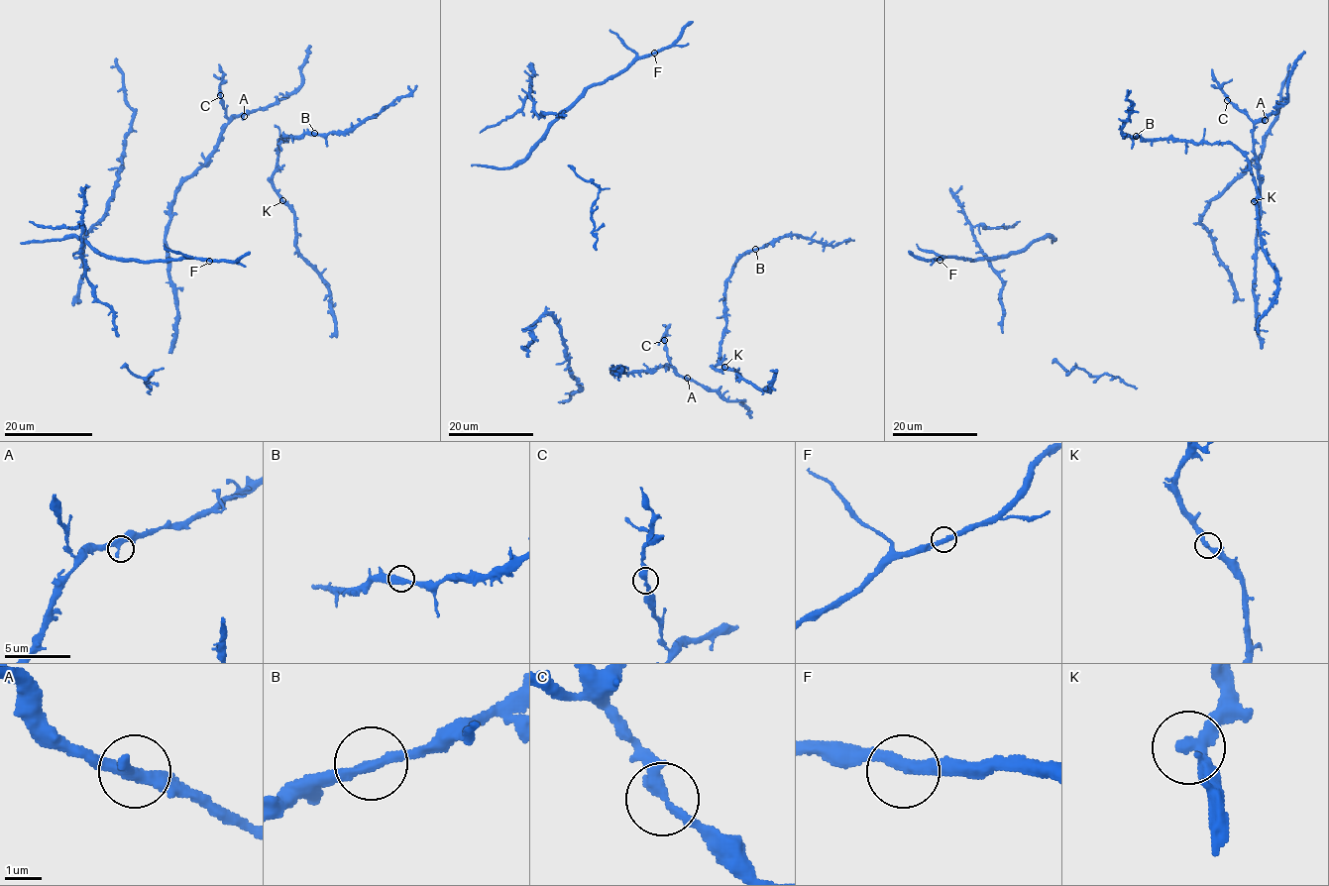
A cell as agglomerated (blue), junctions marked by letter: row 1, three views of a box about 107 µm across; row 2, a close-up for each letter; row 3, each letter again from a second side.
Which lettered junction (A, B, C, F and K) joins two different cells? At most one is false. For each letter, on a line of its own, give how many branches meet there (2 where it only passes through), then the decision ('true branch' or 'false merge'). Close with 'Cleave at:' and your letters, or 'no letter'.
A: 2 | true branch
B: 2 | true branch
C: 2 | true branch
F: 2 | true branch
K: 2 | true branch
Cleave at: no letter

